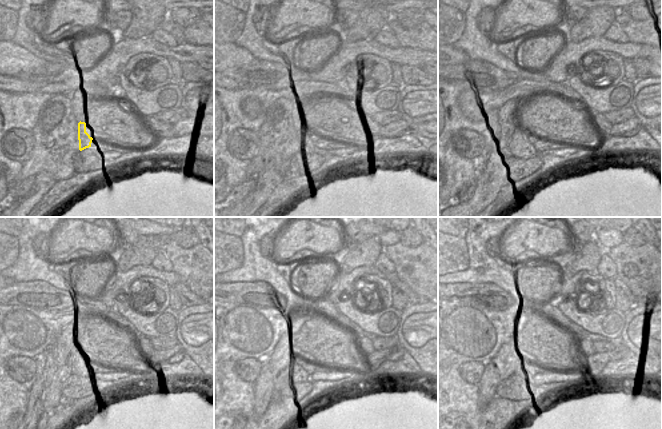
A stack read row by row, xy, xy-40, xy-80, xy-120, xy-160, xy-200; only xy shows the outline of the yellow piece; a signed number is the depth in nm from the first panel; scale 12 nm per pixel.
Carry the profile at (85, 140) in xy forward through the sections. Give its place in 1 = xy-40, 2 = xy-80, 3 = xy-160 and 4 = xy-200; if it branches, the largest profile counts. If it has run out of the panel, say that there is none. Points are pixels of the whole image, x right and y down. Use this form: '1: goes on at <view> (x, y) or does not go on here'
1: goes on at xy-40 (307, 140)
2: goes on at xy-80 (528, 150)
3: goes on at xy-160 (297, 372)
4: goes on at xy-200 (524, 369)

